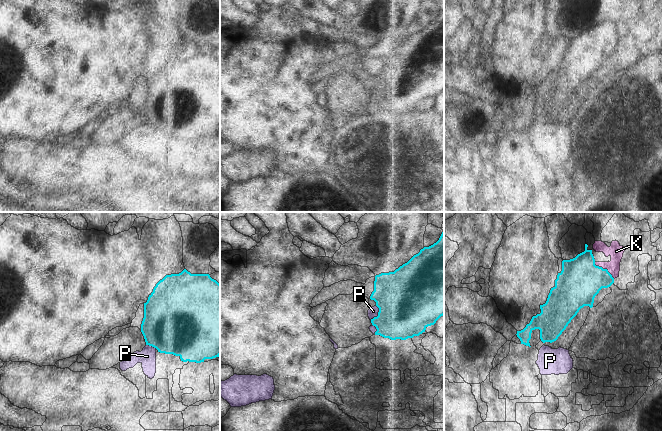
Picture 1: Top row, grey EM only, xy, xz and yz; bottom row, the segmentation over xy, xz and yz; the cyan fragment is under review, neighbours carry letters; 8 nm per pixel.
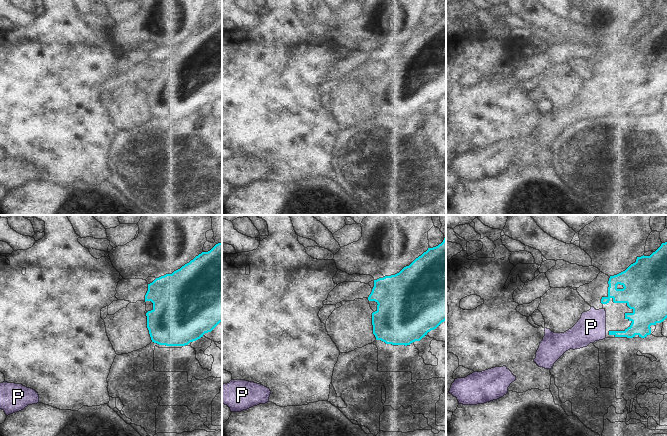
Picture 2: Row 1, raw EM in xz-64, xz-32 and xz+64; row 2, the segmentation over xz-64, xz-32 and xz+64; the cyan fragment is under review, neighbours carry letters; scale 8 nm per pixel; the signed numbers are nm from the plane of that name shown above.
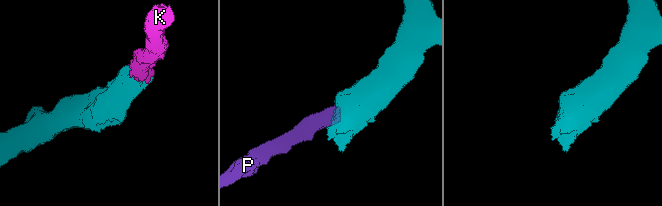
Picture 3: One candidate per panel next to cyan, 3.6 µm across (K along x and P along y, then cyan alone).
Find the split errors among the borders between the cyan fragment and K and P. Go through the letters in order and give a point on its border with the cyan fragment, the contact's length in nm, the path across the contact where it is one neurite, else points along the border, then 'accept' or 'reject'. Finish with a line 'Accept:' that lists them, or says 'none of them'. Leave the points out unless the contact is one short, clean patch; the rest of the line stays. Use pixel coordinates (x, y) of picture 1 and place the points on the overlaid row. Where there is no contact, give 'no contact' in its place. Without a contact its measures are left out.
K: yz (604, 269) | 220 nm | accept
P: xz (378, 314) | 130 nm | along xz (376, 305), (378, 314), (370, 319) | reject
Accept: K

